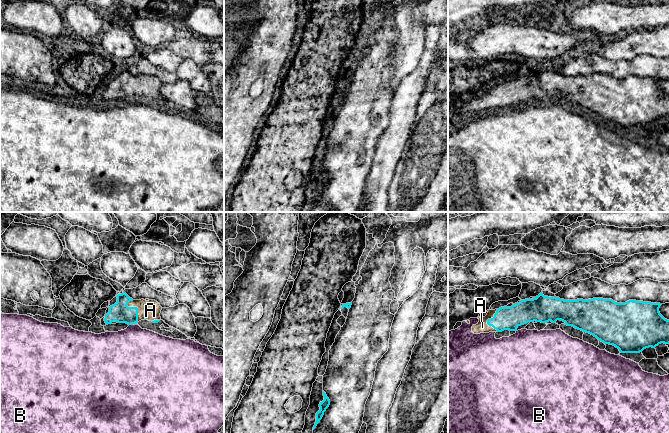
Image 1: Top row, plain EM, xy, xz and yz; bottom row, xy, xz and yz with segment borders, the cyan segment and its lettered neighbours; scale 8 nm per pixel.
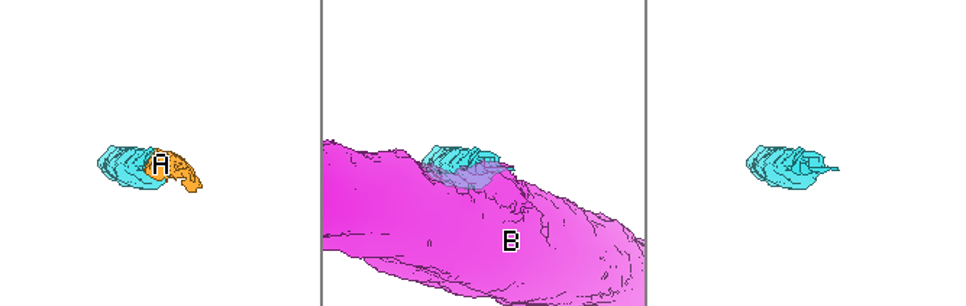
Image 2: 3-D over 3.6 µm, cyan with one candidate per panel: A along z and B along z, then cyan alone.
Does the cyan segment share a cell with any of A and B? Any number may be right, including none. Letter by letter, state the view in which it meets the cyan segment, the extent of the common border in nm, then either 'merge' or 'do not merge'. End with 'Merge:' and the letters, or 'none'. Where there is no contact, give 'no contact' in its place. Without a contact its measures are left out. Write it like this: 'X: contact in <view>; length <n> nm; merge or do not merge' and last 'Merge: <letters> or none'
A: contact in xy; length 190 nm; merge
B: contact in xy; length 40 nm; do not merge
Merge: A

